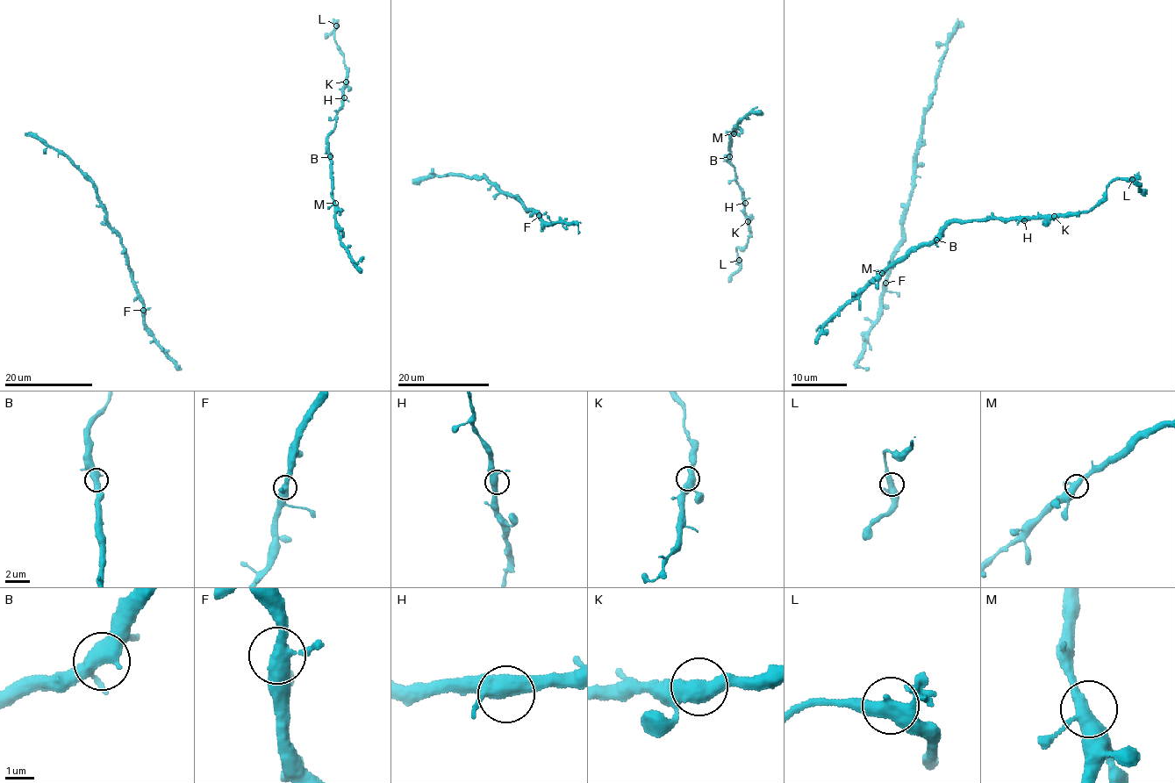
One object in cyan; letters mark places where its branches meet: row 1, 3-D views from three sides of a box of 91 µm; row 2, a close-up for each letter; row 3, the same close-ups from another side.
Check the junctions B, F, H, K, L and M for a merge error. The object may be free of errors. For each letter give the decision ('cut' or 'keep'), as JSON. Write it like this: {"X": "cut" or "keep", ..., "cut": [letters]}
{"B": "keep", "F": "keep", "H": "keep", "K": "keep", "L": "keep", "M": "keep", "cut": []}

